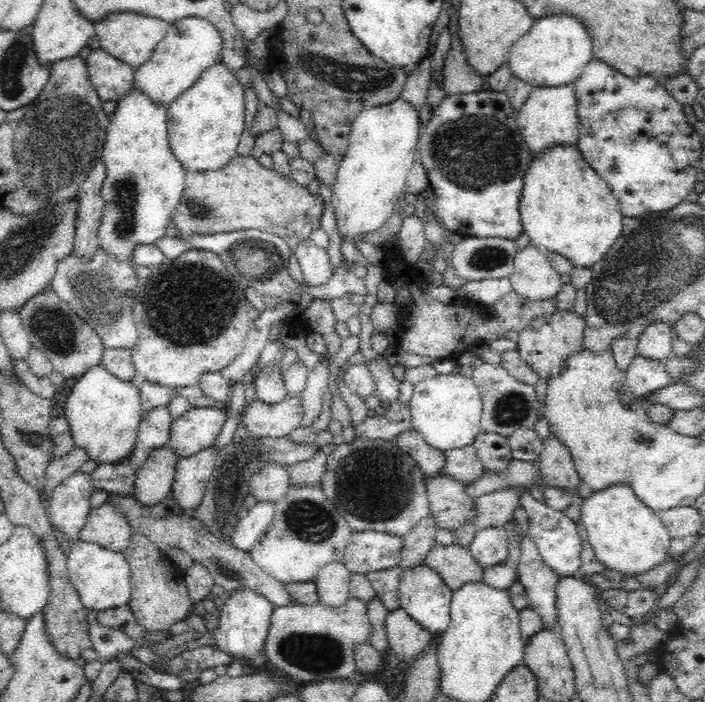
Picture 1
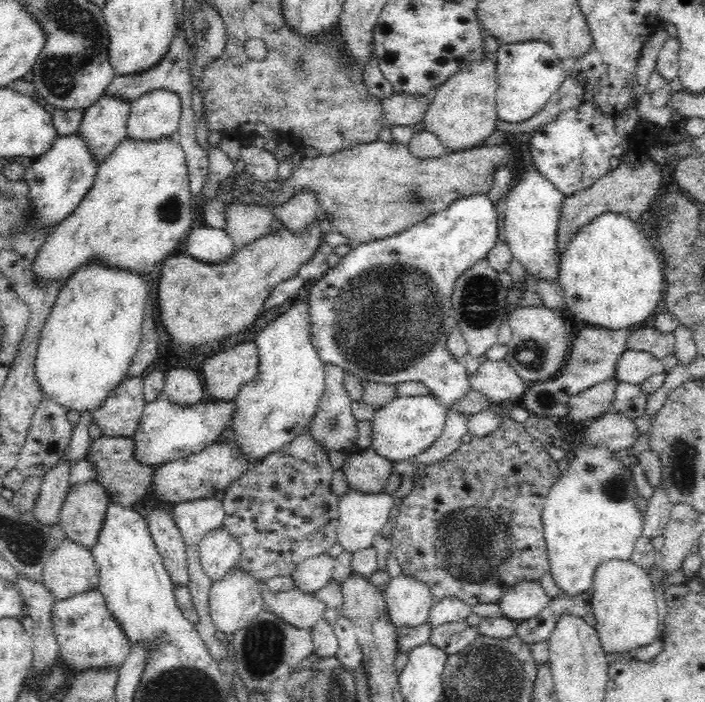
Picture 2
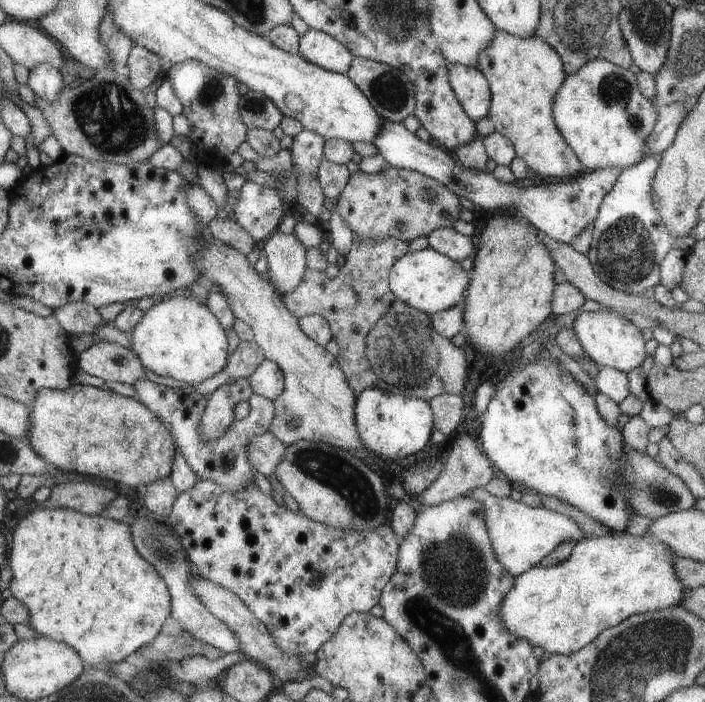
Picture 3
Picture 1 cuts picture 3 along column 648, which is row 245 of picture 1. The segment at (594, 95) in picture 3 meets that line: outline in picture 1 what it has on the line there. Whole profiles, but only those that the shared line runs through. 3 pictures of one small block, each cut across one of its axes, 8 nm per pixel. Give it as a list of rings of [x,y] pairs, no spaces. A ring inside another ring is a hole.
[[[132,88],[118,100],[110,116],[103,147],[107,176],[101,194],[106,204],[99,228],[99,247],[113,254],[118,260],[131,258],[136,244],[154,244],[158,238],[162,238],[183,196],[187,172],[170,149],[167,106],[168,104],[152,100],[141,90]]]

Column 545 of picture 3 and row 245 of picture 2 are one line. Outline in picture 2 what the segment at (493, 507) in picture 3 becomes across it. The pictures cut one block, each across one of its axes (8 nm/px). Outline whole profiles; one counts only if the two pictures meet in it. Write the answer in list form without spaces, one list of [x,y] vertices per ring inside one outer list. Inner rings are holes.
[[[530,164],[520,170],[516,184],[506,194],[504,240],[510,245],[515,260],[521,262],[536,280],[558,278],[560,256],[555,254],[555,242],[561,209],[566,198],[535,165]]]

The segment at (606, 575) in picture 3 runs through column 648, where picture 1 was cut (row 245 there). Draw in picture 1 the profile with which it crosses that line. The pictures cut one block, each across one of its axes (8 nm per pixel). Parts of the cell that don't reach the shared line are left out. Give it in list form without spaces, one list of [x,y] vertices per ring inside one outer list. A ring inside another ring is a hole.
[[[577,145],[552,146],[538,157],[532,157],[523,182],[519,210],[523,232],[528,234],[531,244],[563,254],[574,267],[591,268],[604,258],[620,236],[624,217],[608,184],[588,165]]]

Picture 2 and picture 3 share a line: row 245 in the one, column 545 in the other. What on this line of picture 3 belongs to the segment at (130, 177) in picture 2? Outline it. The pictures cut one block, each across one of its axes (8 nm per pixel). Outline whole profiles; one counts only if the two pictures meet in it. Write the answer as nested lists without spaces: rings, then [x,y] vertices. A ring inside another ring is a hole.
[[[495,30],[493,40],[477,56],[475,68],[483,74],[490,92],[488,117],[494,130],[514,146],[515,154],[546,181],[565,181],[585,170],[553,122],[553,96],[565,80],[559,55],[537,34],[519,38]]]

